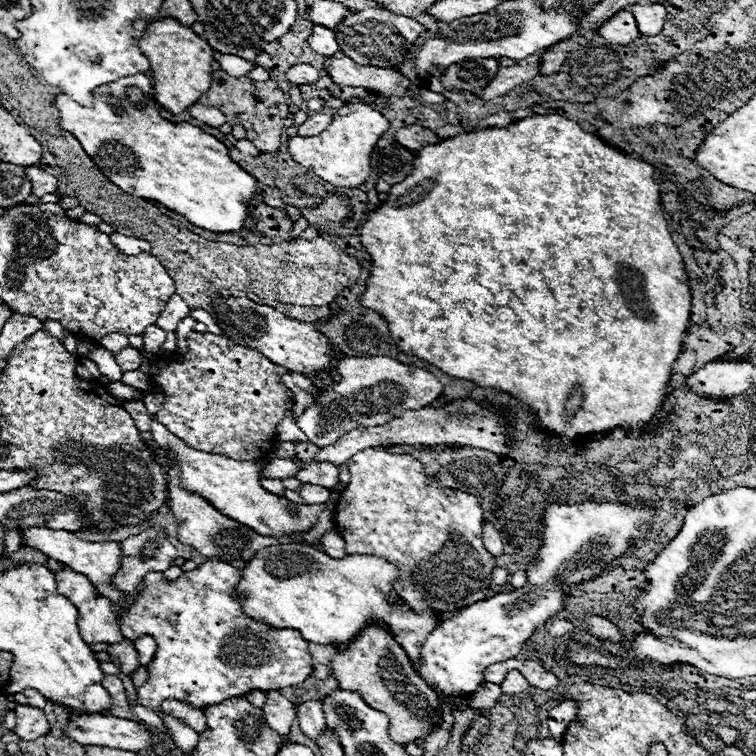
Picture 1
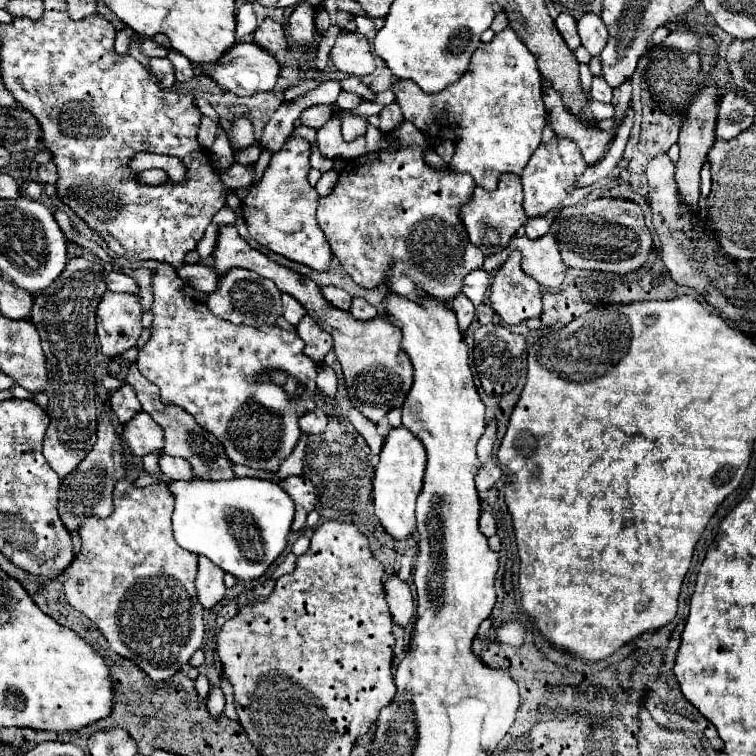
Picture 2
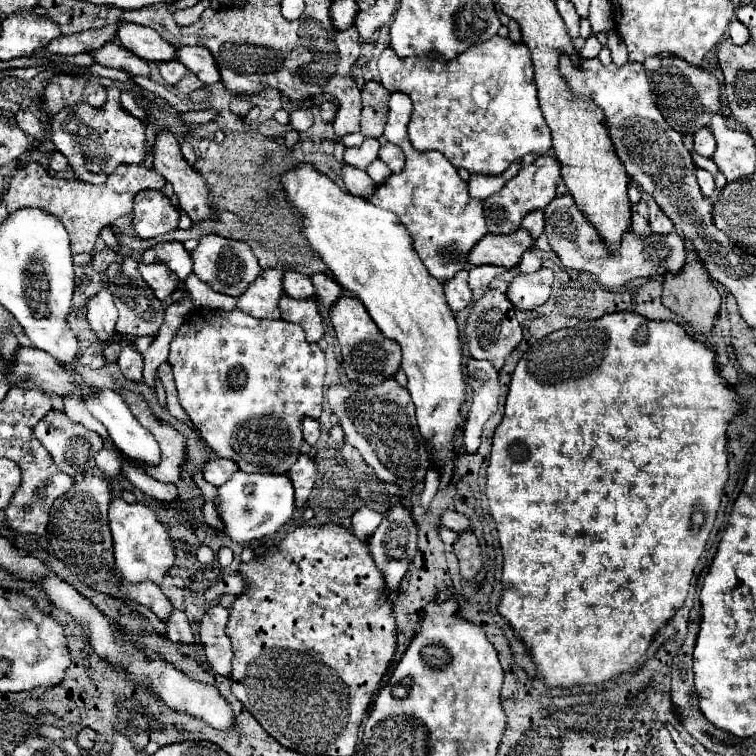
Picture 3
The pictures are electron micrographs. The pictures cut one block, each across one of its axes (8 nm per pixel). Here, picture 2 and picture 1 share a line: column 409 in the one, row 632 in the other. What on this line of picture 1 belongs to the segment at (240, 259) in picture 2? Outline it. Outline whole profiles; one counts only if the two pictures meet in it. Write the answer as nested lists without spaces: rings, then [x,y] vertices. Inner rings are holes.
[[[372,622],[364,626],[348,644],[338,644],[330,668],[342,690],[358,692],[370,708],[380,710],[390,718],[390,738],[394,738],[394,742],[404,746],[410,740],[424,738],[436,724],[436,692],[420,678],[404,648],[382,622]]]

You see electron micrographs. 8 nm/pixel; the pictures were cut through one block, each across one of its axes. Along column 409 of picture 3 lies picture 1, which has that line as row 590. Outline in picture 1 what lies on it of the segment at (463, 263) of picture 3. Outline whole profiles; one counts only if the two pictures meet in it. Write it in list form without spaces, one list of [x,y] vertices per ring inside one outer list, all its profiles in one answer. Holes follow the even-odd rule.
[[[28,528],[20,532],[22,536],[22,544],[24,546],[32,546],[40,552],[44,552],[46,556],[70,566],[72,570],[84,574],[90,578],[90,582],[94,584],[94,588],[106,596],[112,604],[120,604],[124,600],[124,592],[118,590],[110,578],[120,570],[120,558],[122,558],[122,548],[118,542],[84,542],[78,540],[72,532],[66,530],[48,530],[48,528]],[[206,560],[198,568],[190,572],[182,572],[182,576],[174,582],[166,582],[160,572],[148,572],[140,582],[140,592],[136,602],[118,618],[118,626],[122,634],[130,640],[138,636],[152,636],[158,644],[158,650],[152,662],[146,666],[148,680],[136,688],[136,704],[154,710],[170,730],[172,742],[182,750],[194,750],[198,744],[198,732],[178,722],[172,716],[166,716],[160,710],[160,702],[166,698],[176,698],[188,702],[198,708],[220,704],[228,698],[246,696],[252,690],[280,690],[286,686],[298,686],[312,674],[312,656],[308,652],[308,642],[300,636],[298,630],[290,628],[274,628],[268,624],[254,622],[240,612],[238,596],[234,594],[234,586],[240,580],[240,572],[220,560]]]

